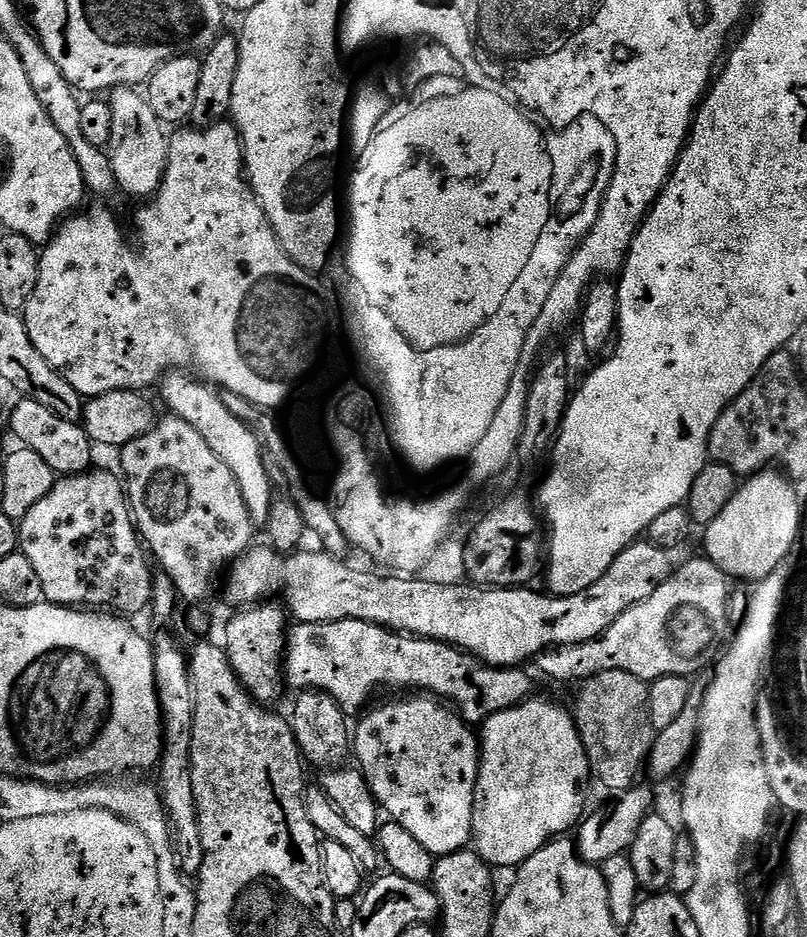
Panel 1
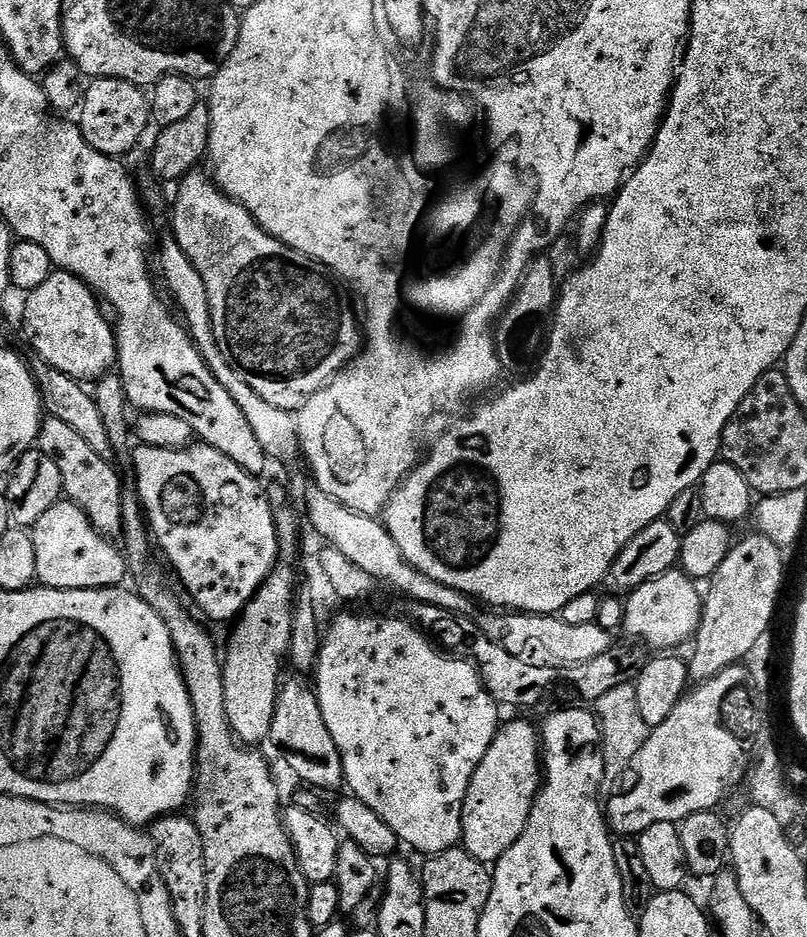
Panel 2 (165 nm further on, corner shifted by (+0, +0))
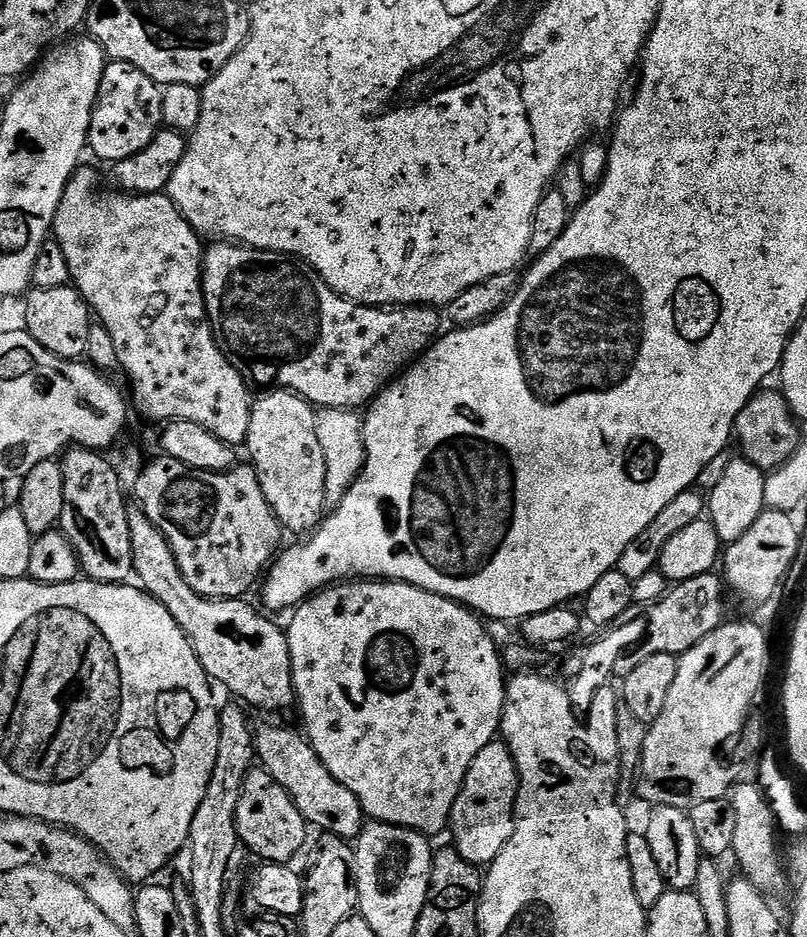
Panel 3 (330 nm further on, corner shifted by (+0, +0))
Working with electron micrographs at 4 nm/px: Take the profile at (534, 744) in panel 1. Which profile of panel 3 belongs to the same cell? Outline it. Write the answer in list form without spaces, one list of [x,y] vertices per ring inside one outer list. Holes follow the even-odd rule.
[[[507,743],[487,744],[478,753],[478,758],[474,758],[452,807],[450,833],[456,839],[456,851],[466,858],[466,862],[487,866],[498,858],[498,854],[502,854],[502,846],[506,846],[506,842],[510,842],[510,834],[514,834],[519,789],[520,771],[516,769],[516,759],[512,757]]]

